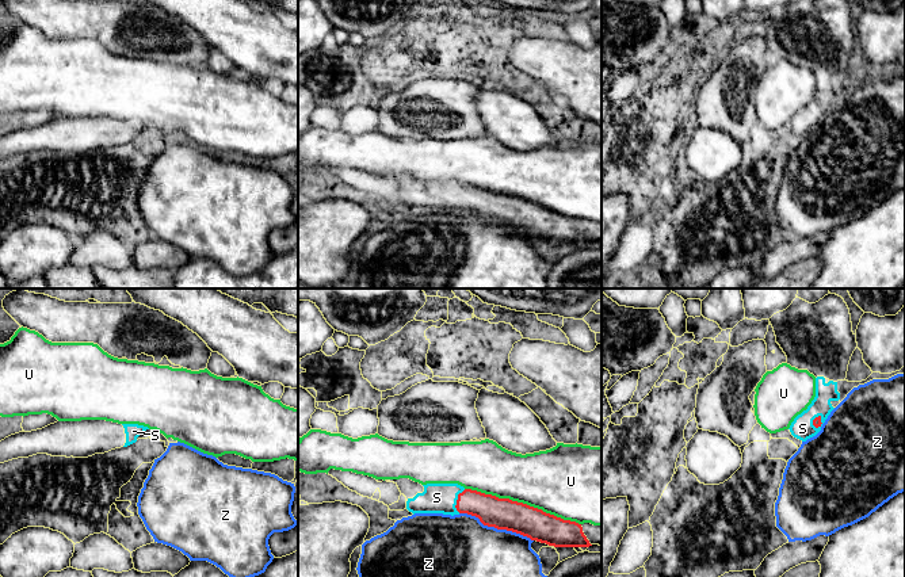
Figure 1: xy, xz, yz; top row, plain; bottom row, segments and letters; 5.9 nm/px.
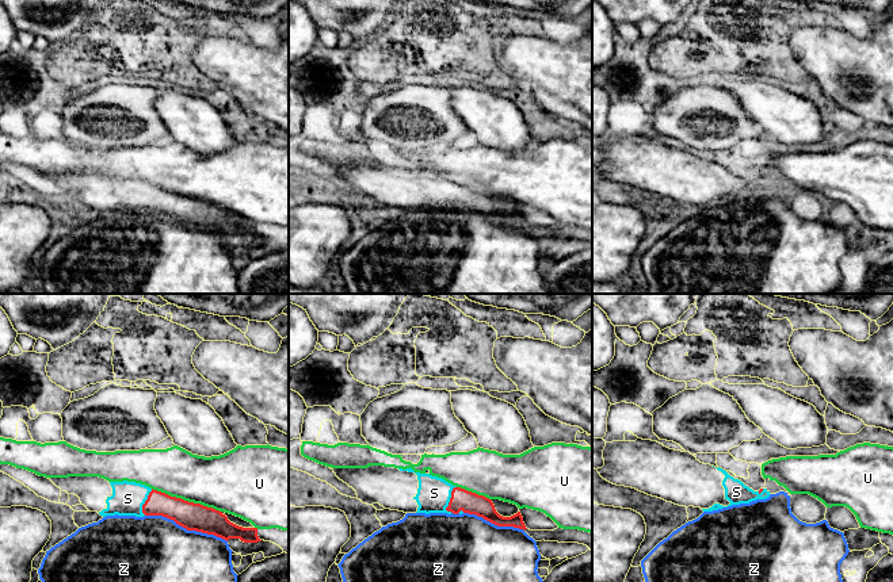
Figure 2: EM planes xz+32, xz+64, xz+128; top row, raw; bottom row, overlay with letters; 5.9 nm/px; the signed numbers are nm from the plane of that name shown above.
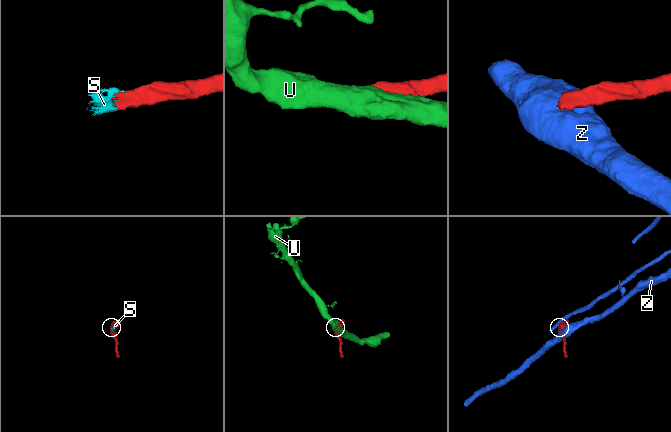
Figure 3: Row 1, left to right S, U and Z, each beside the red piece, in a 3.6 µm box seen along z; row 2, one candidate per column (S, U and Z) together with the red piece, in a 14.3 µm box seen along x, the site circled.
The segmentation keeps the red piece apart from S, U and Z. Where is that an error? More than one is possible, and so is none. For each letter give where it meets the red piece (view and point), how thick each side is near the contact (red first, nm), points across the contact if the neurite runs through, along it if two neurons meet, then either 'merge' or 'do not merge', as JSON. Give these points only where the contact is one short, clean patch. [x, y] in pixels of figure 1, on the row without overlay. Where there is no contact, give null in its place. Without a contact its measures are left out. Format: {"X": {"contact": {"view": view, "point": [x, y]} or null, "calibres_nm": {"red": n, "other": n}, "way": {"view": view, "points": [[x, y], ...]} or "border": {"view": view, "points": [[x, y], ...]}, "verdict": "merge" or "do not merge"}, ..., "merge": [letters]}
{"S": {"contact": {"view": "xz", "point": [457, 197]}, "calibres_nm": {"red": 180, "other": 180}, "verdict": "merge"}, "U": {"contact": {"view": "xz", "point": [522, 199]}, "calibres_nm": {"red": 190, "other": 380}, "verdict": "do not merge"}, "Z": {"contact": {"view": "xz", "point": [496, 224]}, "calibres_nm": {"red": 190, "other": 480}, "verdict": "do not merge"}, "merge": ["S"]}

